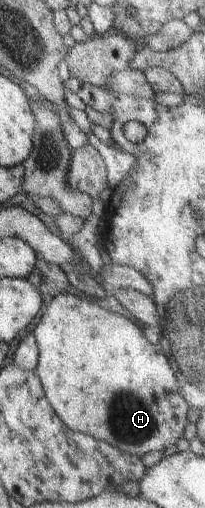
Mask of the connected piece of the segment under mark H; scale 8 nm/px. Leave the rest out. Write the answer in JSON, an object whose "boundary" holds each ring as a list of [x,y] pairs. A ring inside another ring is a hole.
{"boundary":[[[63,292],[54,295],[53,299],[49,301],[49,305],[46,305],[42,313],[37,316],[32,334],[38,349],[36,366],[32,372],[40,381],[45,399],[57,414],[57,417],[65,424],[65,427],[74,432],[90,435],[98,440],[105,440],[122,452],[134,456],[141,456],[143,453],[149,453],[149,451],[162,451],[168,445],[175,444],[182,437],[182,431],[185,424],[188,423],[186,418],[188,405],[179,393],[176,377],[166,360],[165,354],[158,348],[158,345],[151,344],[143,336],[142,330],[132,320],[129,321],[124,315],[117,312],[101,308],[95,300],[88,303],[83,299],[80,300],[71,294]]]}

